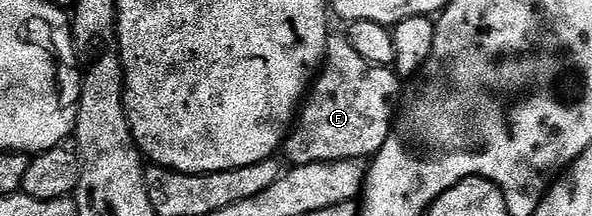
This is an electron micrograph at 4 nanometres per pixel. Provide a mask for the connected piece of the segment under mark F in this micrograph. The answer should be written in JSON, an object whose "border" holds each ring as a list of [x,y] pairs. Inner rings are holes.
{"border":[[[332,32],[327,39],[327,56],[324,57],[323,64],[314,78],[313,84],[310,86],[301,108],[298,110],[297,127],[292,128],[288,132],[281,146],[282,156],[287,156],[291,160],[290,164],[292,166],[308,165],[314,161],[317,163],[329,163],[330,161],[359,161],[374,158],[375,154],[381,151],[383,144],[387,142],[387,136],[391,134],[392,128],[396,124],[397,108],[395,109],[395,104],[399,101],[399,84],[401,84],[401,78],[395,72],[394,68],[385,65],[374,65],[373,63],[369,63],[369,59],[361,59],[361,55],[357,55],[356,49],[353,48],[353,43],[349,43],[349,39],[342,32]]]}

